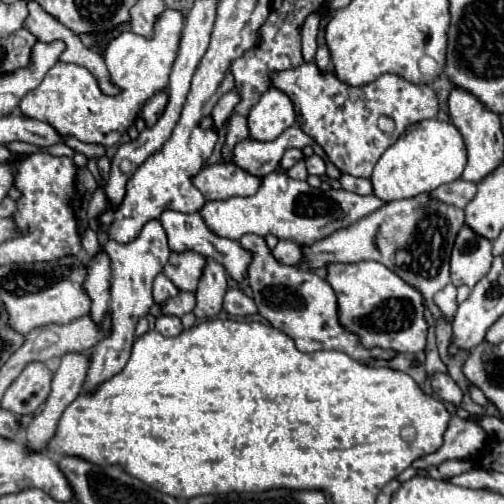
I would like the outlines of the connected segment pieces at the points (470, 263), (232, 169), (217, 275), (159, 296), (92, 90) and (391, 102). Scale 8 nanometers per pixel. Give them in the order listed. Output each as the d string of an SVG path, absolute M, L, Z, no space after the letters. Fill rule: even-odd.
M462 226L450 256L450 276L454 286L470 286L490 270L492 264L492 242L476 234L470 226Z
M222 162L204 166L192 176L192 184L204 194L206 200L226 200L232 196L254 194L260 186L260 178L250 176L234 164Z
M208 258L204 276L200 278L200 284L196 290L194 316L200 320L214 318L222 310L224 294L226 294L226 270L222 264Z
M158 274L156 280L154 280L154 290L152 292L154 292L154 302L164 304L168 298L178 294L178 288L164 274Z
M164 10L156 22L152 38L142 38L130 30L124 30L110 42L110 46L106 48L106 64L110 76L114 76L114 82L122 88L118 96L104 96L94 76L86 68L58 62L54 68L48 70L40 86L30 90L22 98L18 106L20 112L28 118L52 122L52 126L60 130L60 136L74 136L84 144L118 144L122 134L132 126L142 104L150 96L166 88L172 62L178 54L182 24L182 14L178 10Z
M312 62L272 74L272 86L288 94L300 128L324 148L340 172L356 178L370 178L378 158L410 124L438 114L436 92L430 86L412 84L394 74L384 74L376 82L352 88L334 74L320 74Z

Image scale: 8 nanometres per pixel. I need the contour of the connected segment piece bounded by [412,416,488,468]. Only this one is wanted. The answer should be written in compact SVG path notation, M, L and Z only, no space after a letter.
M454 416L444 434L442 448L436 454L416 460L412 466L426 468L426 466L436 466L452 458L476 458L486 444L488 444L488 436L480 424Z

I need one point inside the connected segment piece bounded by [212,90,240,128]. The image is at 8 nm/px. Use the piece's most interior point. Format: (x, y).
(223, 109)

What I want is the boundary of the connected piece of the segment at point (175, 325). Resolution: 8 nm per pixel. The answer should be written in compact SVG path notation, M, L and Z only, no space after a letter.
M160 316L156 320L156 330L164 336L176 336L176 334L182 334L182 324L180 324L180 318L176 316Z

